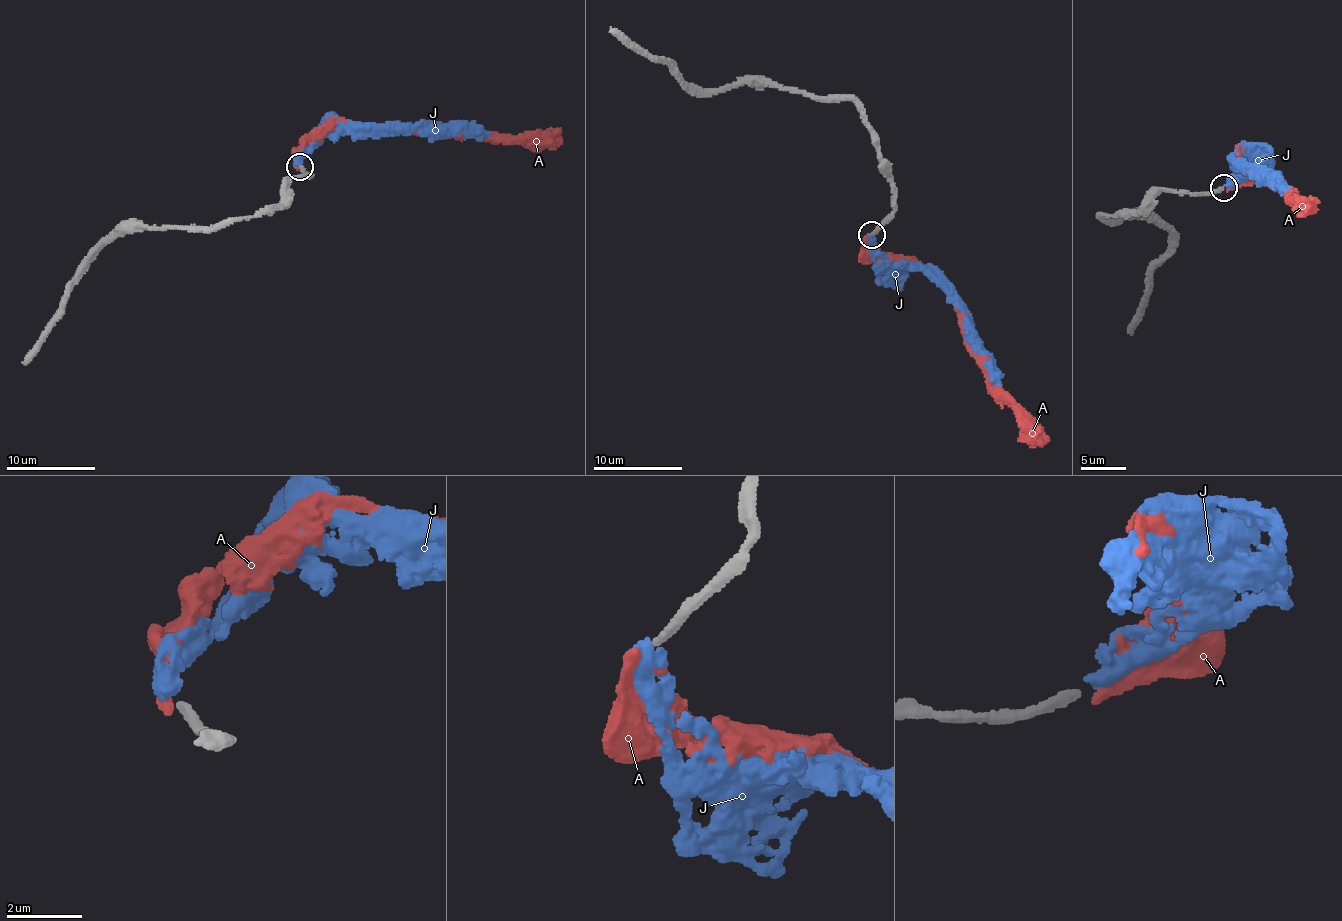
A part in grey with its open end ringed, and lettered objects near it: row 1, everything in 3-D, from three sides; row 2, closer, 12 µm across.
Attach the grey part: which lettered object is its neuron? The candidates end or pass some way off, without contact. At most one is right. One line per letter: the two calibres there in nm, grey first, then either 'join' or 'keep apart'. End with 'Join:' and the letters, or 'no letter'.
A: 240/300 nm | keep apart
J: 240/460 nm | join
Join: J

